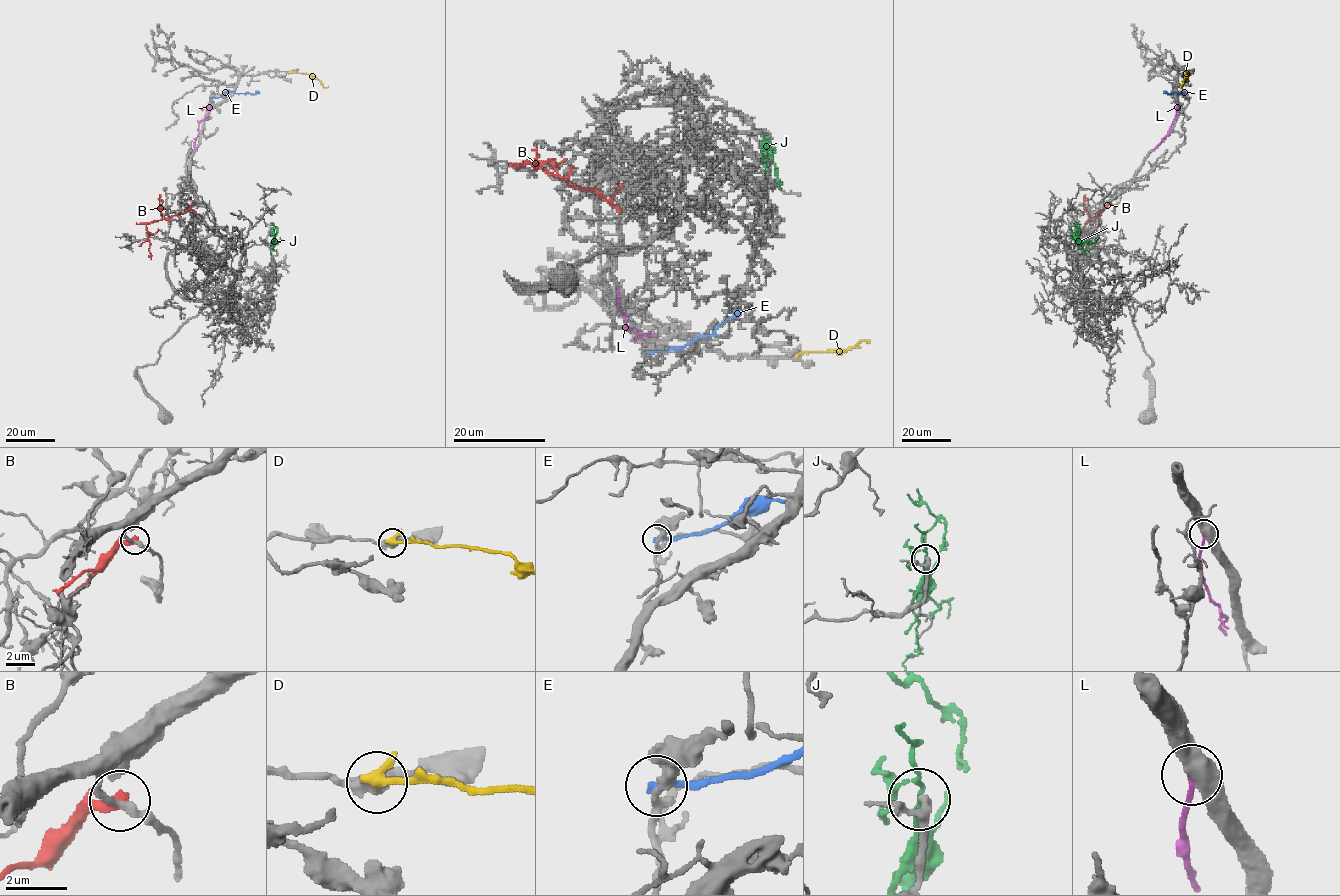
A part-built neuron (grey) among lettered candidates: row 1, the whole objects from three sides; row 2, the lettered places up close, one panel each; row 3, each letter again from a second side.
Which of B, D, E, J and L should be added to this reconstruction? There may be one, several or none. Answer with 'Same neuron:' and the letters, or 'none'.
Same neuron: J

